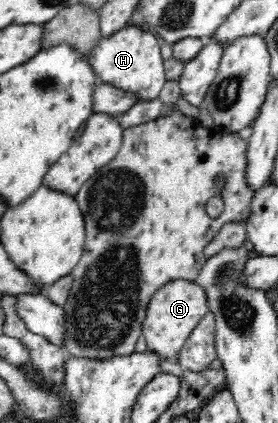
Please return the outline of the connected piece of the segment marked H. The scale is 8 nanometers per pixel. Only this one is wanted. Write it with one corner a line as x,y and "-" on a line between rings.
126,24
115,33
102,36
97,45
89,53
89,61
96,69
101,82
125,89
139,95
141,101
159,96
165,85
165,69
161,57
161,40
152,30
141,26

